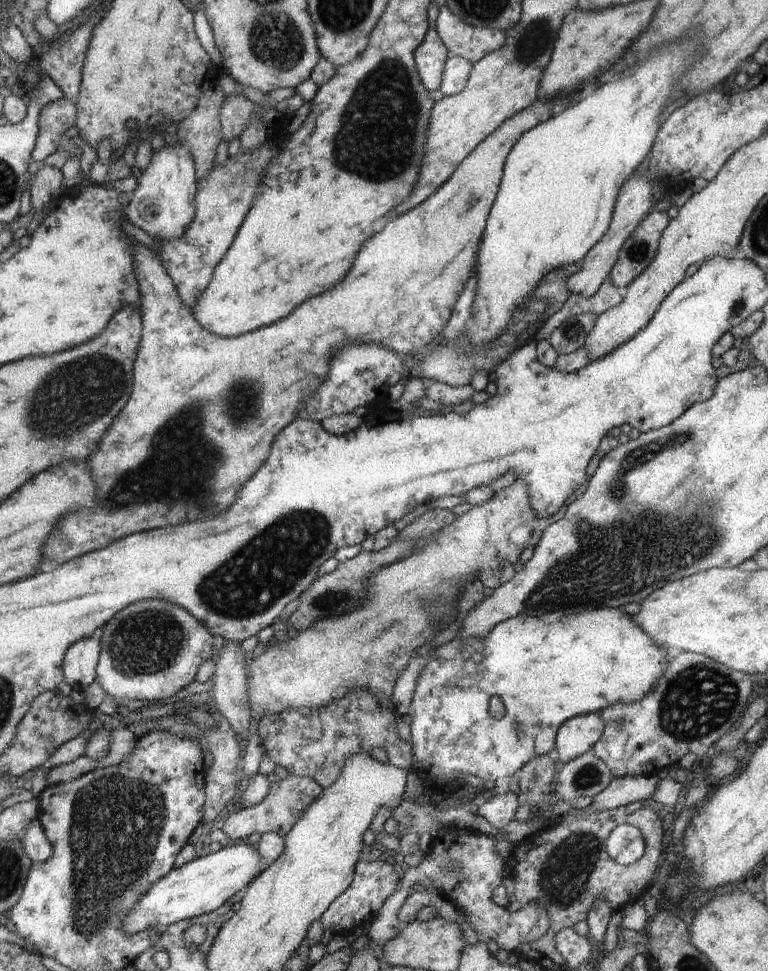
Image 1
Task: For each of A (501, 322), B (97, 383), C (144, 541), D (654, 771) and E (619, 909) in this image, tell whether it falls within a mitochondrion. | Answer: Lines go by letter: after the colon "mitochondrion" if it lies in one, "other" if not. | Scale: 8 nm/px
A: other
B: mitochondrion
C: other
D: other
E: other

